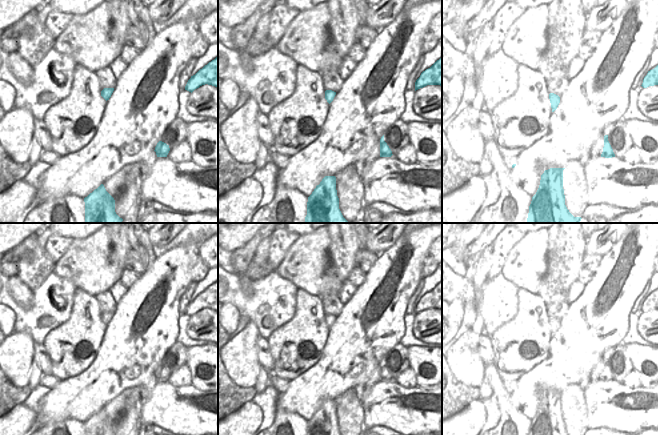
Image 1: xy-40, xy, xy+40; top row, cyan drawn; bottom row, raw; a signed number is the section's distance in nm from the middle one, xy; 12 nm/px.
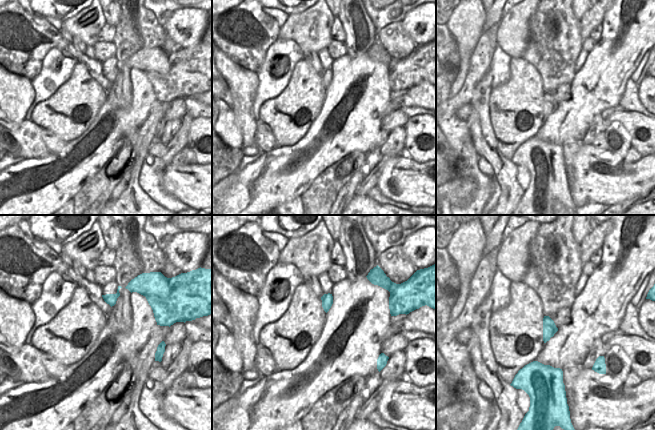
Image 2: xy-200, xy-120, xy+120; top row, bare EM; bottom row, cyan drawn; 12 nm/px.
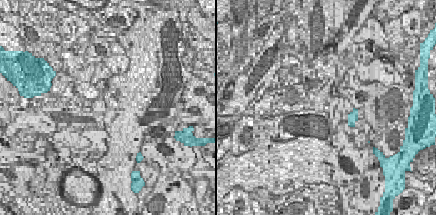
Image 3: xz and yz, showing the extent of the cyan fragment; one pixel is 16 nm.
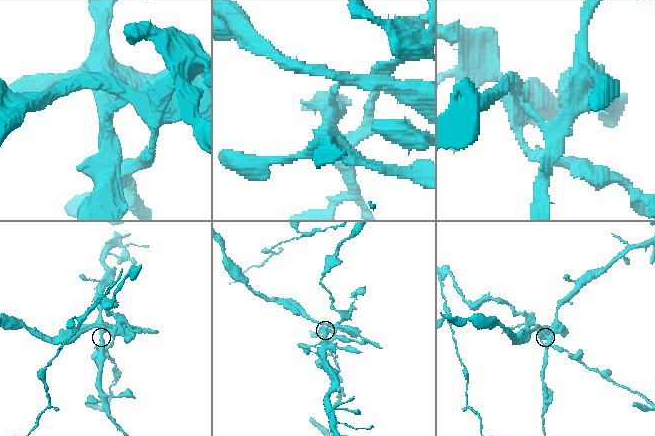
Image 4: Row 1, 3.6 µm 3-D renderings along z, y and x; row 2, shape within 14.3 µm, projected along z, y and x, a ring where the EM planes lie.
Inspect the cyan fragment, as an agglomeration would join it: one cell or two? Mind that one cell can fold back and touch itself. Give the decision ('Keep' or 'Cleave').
Cleave.

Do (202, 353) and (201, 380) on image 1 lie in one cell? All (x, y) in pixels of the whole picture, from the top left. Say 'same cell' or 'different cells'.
same cell

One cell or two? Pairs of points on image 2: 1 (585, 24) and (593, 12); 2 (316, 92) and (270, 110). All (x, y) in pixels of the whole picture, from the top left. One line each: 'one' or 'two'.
1: one
2: one

